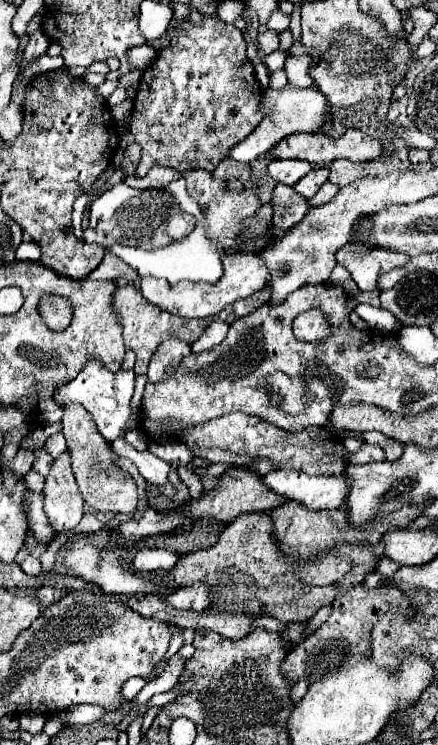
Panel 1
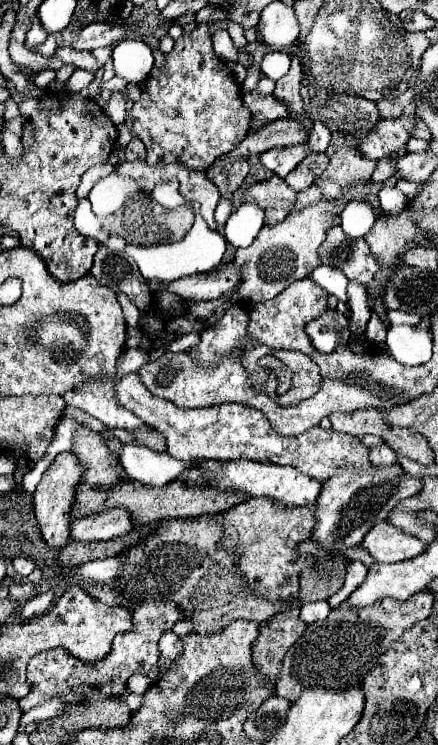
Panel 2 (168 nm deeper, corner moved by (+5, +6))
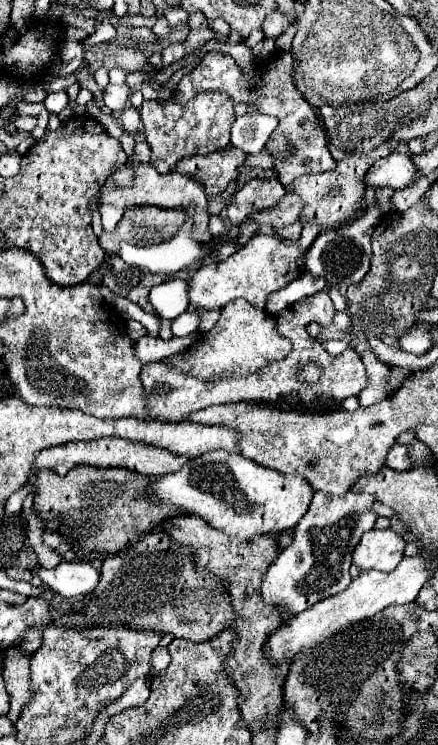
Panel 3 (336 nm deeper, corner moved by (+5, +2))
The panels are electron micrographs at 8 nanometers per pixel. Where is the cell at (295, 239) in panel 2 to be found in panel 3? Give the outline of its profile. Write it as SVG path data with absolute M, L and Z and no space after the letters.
M254 235L240 251L220 263L202 265L188 281L188 299L200 309L222 309L232 299L246 299L254 307L266 309L272 293L284 289L304 273L306 249L298 241L278 239L272 235Z

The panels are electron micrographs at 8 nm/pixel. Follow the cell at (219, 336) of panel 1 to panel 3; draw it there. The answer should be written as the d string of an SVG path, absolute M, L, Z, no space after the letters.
M234 299L222 309L220 319L212 327L212 331L206 333L206 337L200 337L192 347L188 347L188 351L172 355L168 363L196 379L218 381L224 377L254 373L266 367L268 363L284 359L290 353L290 349L290 341L276 333L274 321L266 311L252 307L246 299Z

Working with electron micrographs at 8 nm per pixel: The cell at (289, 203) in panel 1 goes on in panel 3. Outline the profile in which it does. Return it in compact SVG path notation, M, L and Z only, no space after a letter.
M252 179L242 189L238 189L228 205L228 219L232 225L240 225L248 215L272 209L286 189L278 179Z

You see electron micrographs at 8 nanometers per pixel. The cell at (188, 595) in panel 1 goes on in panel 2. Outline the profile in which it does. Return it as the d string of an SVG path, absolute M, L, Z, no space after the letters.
M142 603L132 611L132 631L118 633L112 641L112 649L104 659L94 663L84 663L78 657L72 657L64 647L48 649L34 655L28 663L28 681L32 691L20 699L20 709L26 713L36 705L42 705L48 699L62 699L68 703L78 701L100 701L108 697L120 697L126 689L126 681L134 673L148 673L160 659L158 653L158 639L170 631L182 619L182 611L174 603Z

